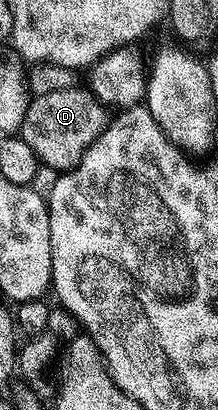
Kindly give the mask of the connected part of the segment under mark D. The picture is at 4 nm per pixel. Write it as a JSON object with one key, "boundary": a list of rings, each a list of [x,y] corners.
{"boundary":[[[68,88],[67,91],[50,92],[48,95],[33,95],[20,136],[36,152],[39,163],[51,166],[59,172],[72,169],[84,156],[88,147],[106,130],[107,107],[98,101],[89,89]]]}

